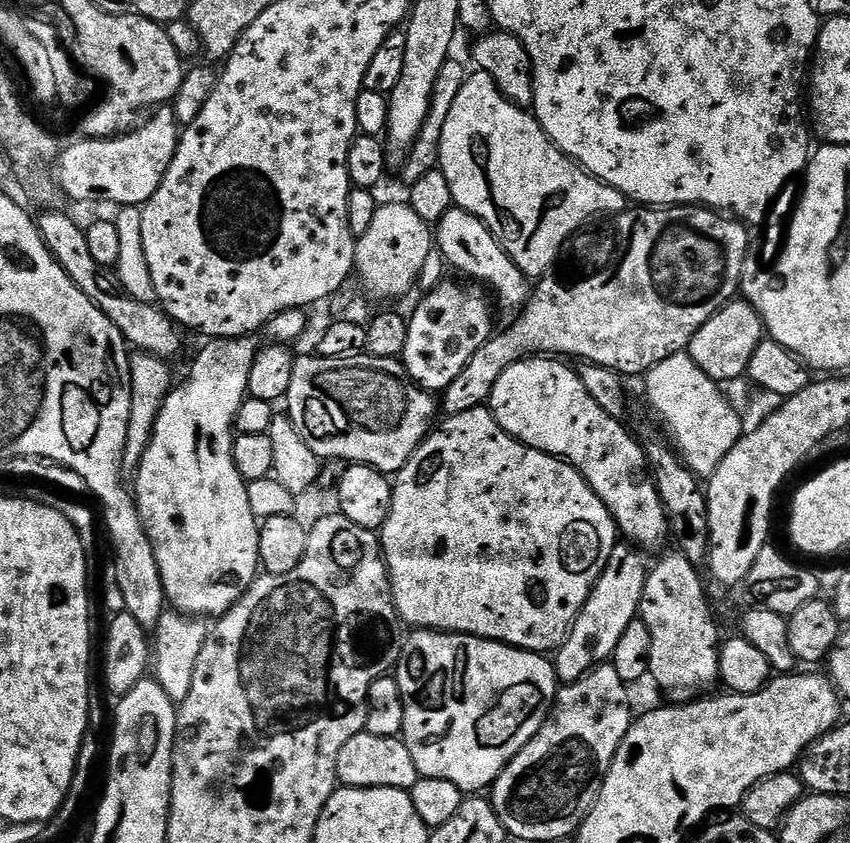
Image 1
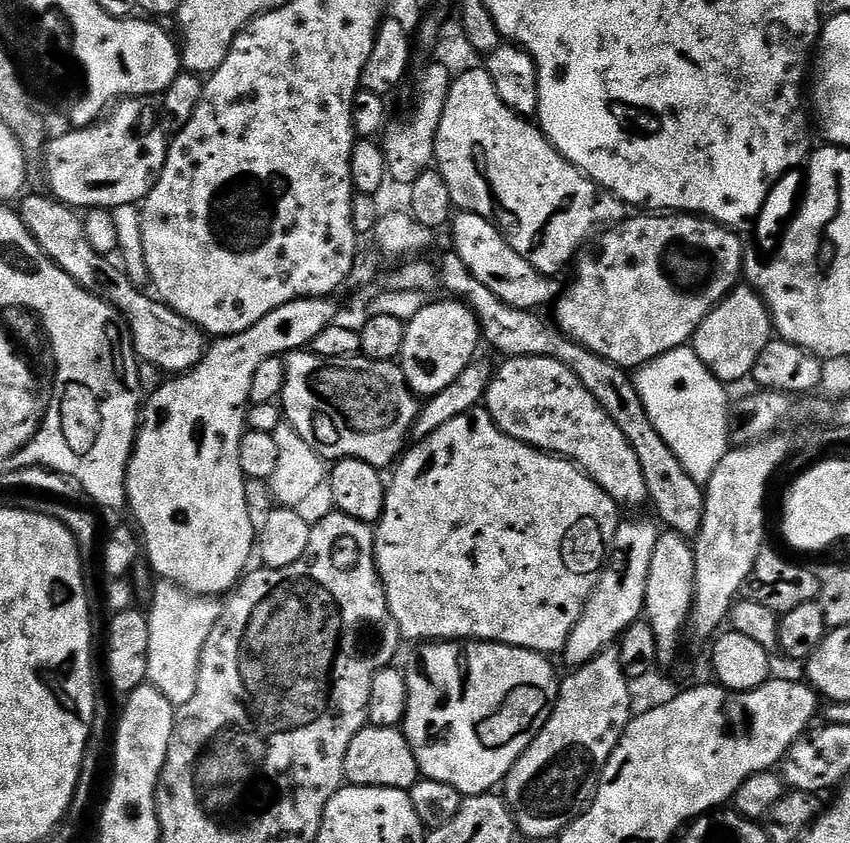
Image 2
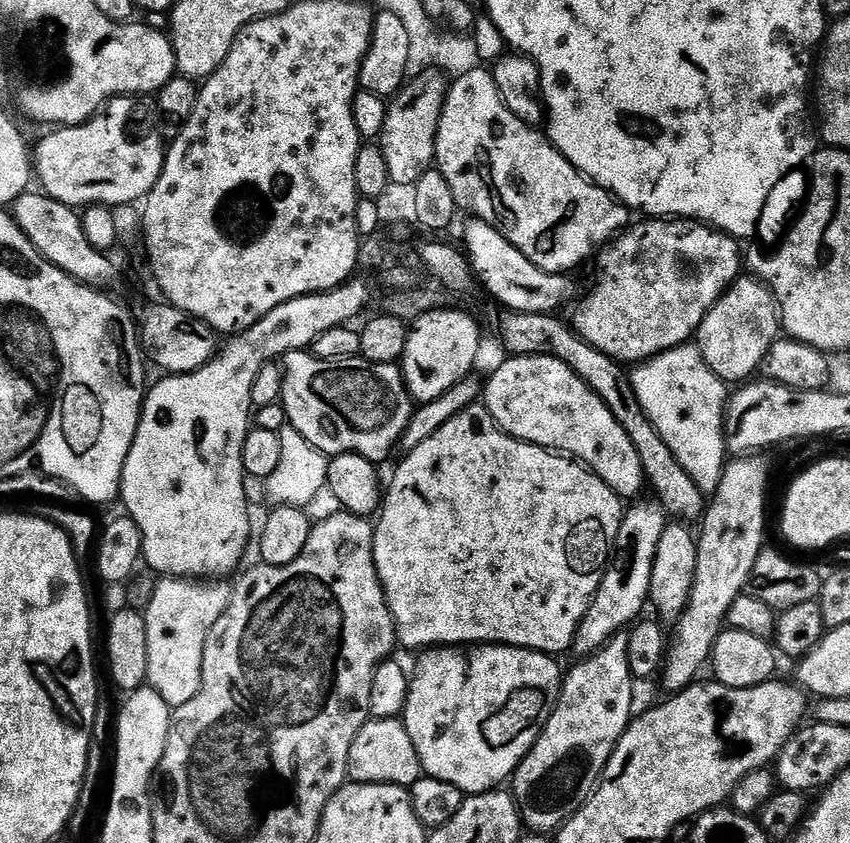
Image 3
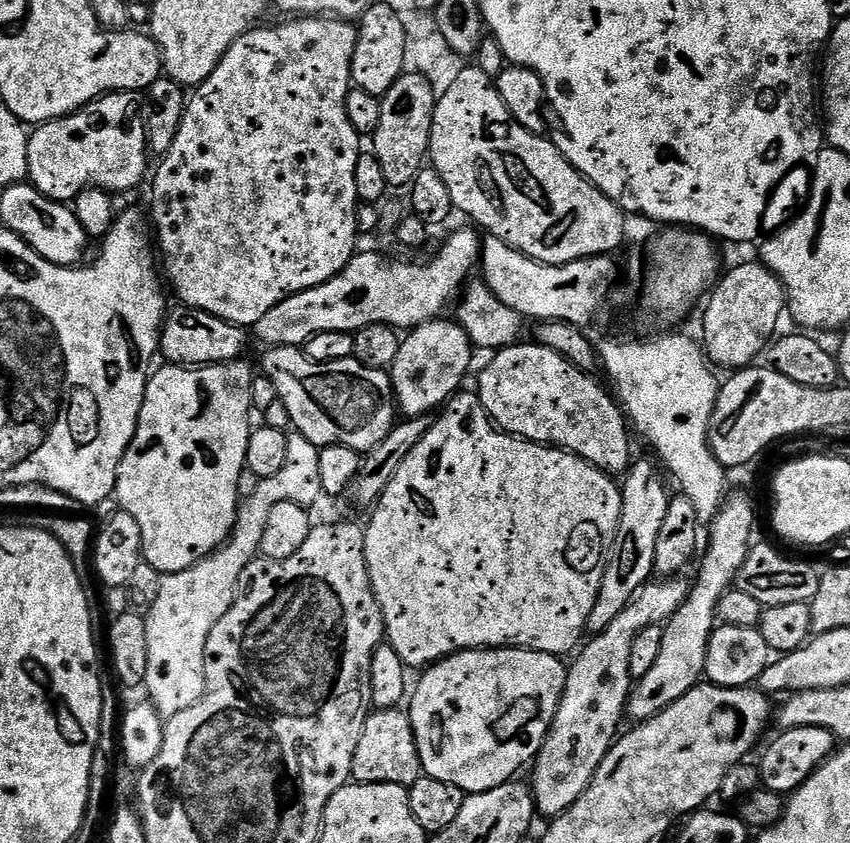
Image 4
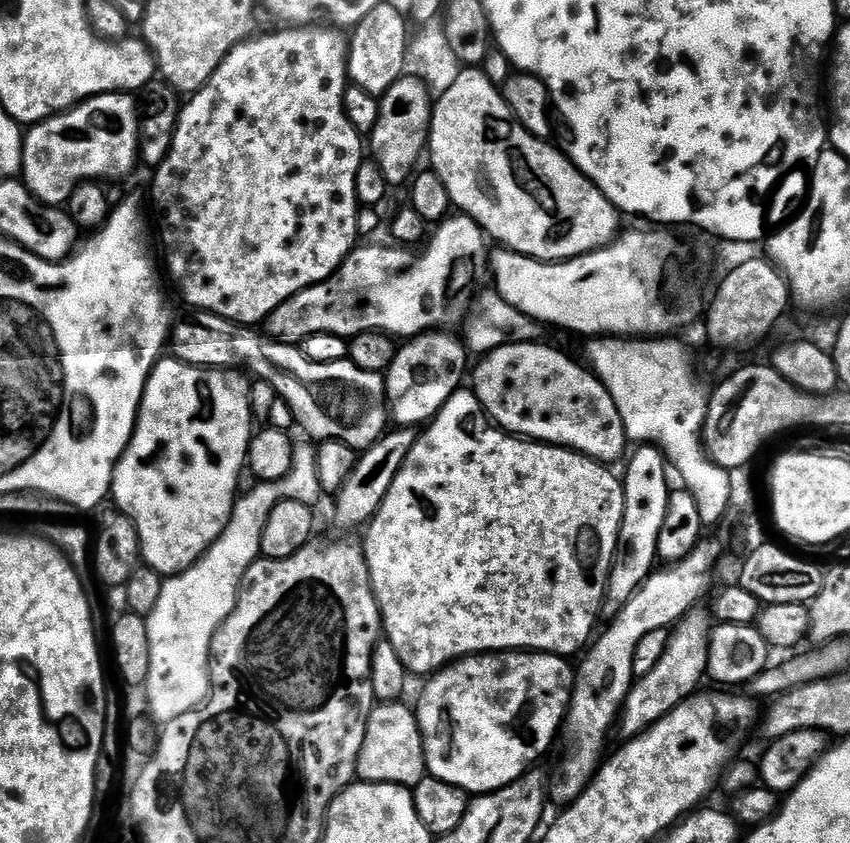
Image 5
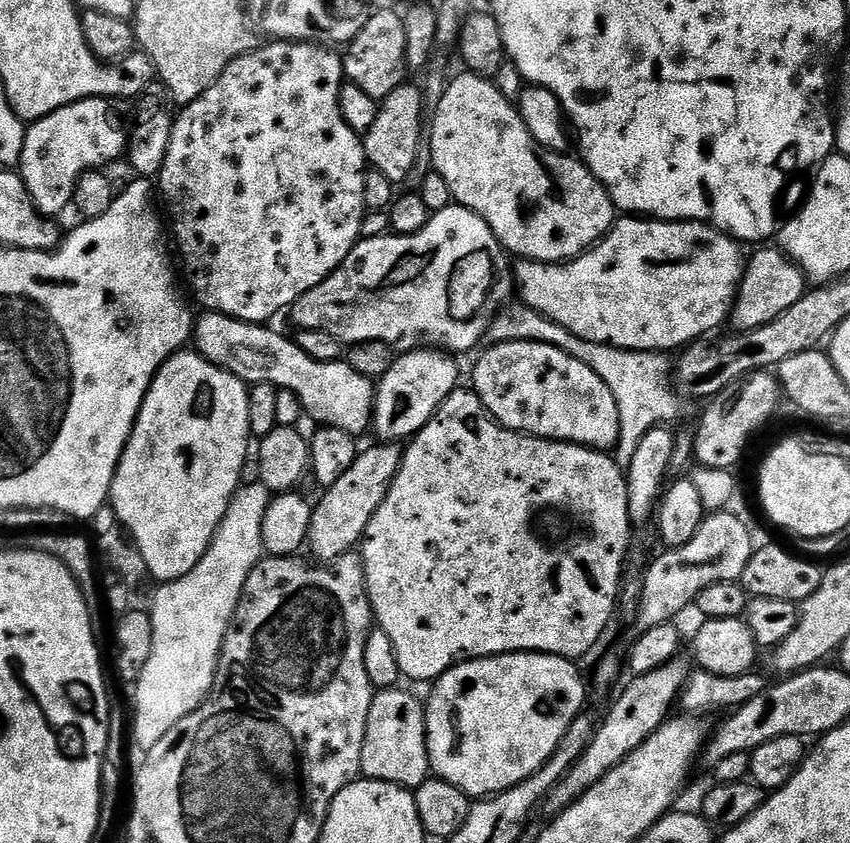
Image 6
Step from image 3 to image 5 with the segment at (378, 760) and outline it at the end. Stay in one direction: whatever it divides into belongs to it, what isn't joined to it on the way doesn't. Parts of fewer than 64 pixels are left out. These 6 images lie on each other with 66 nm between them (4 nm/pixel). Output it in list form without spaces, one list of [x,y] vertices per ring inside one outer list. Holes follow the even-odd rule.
[[[404,702],[377,703],[366,720],[366,734],[356,763],[357,777],[366,784],[400,784],[413,789],[424,780],[427,772],[424,739],[415,711]]]

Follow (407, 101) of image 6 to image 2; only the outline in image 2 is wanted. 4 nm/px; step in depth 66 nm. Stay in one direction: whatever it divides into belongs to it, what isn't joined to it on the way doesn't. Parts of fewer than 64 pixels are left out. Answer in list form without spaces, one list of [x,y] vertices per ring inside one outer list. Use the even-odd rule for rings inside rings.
[[[443,62],[430,65],[416,88],[416,109],[412,112],[412,121],[409,124],[393,123],[383,133],[382,147],[388,163],[388,174],[398,181],[413,184],[420,175],[433,167],[438,126],[442,122],[442,110],[446,106],[453,79],[453,73]]]

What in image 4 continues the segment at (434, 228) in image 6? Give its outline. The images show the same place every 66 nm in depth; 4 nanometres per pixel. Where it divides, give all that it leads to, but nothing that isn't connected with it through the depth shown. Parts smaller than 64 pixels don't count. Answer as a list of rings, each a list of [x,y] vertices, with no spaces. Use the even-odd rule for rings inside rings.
[[[471,227],[464,228],[461,232],[456,232],[452,237],[449,238],[448,241],[444,244],[444,249],[441,250],[440,253],[437,254],[436,257],[433,258],[429,264],[395,264],[392,260],[387,260],[384,256],[379,256],[376,252],[364,252],[361,254],[353,255],[351,262],[349,262],[344,269],[338,273],[334,278],[330,278],[325,282],[325,284],[320,284],[317,288],[311,288],[310,290],[306,290],[305,292],[299,292],[298,294],[294,294],[290,298],[286,298],[282,302],[278,302],[278,306],[274,306],[270,309],[266,314],[262,314],[262,318],[259,322],[254,326],[254,333],[256,332],[256,336],[258,339],[264,343],[264,346],[279,346],[282,348],[294,348],[297,346],[303,346],[310,339],[311,336],[317,336],[318,334],[322,334],[323,332],[346,332],[349,334],[354,334],[359,328],[365,328],[366,326],[370,326],[371,324],[389,324],[391,328],[395,328],[397,330],[411,330],[413,328],[417,328],[420,324],[425,324],[427,320],[437,319],[441,315],[440,312],[444,308],[444,302],[447,300],[448,296],[455,297],[457,295],[458,290],[463,289],[466,281],[473,275],[472,272],[477,271],[478,265],[480,264],[480,254],[482,251],[482,240],[481,237],[476,237],[477,233],[473,231]]]

